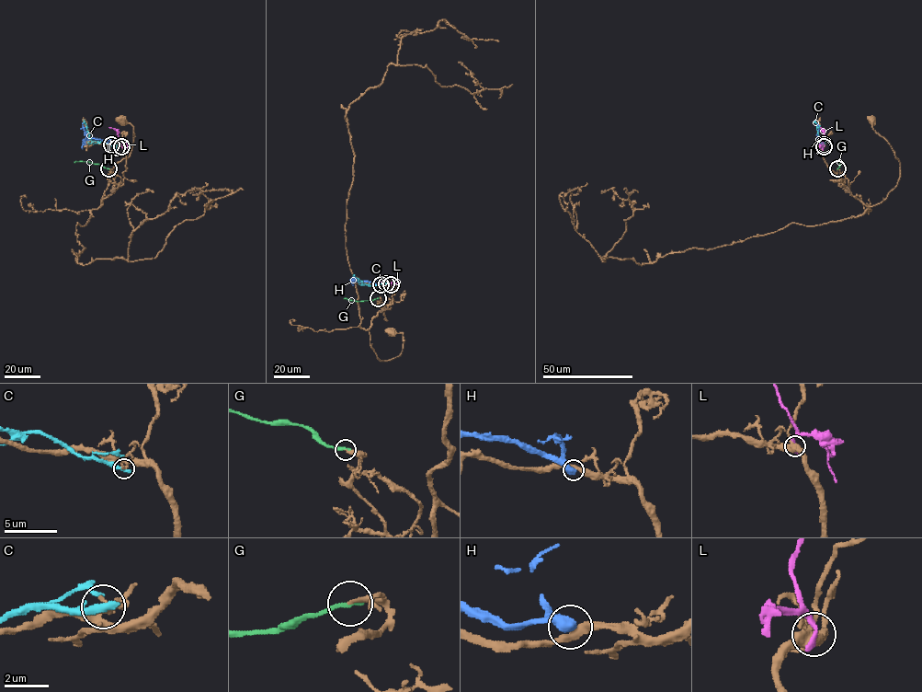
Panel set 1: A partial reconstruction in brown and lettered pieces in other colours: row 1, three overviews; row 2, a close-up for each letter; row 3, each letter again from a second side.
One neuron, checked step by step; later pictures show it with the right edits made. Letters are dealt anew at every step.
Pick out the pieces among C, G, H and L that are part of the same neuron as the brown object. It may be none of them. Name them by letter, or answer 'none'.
G

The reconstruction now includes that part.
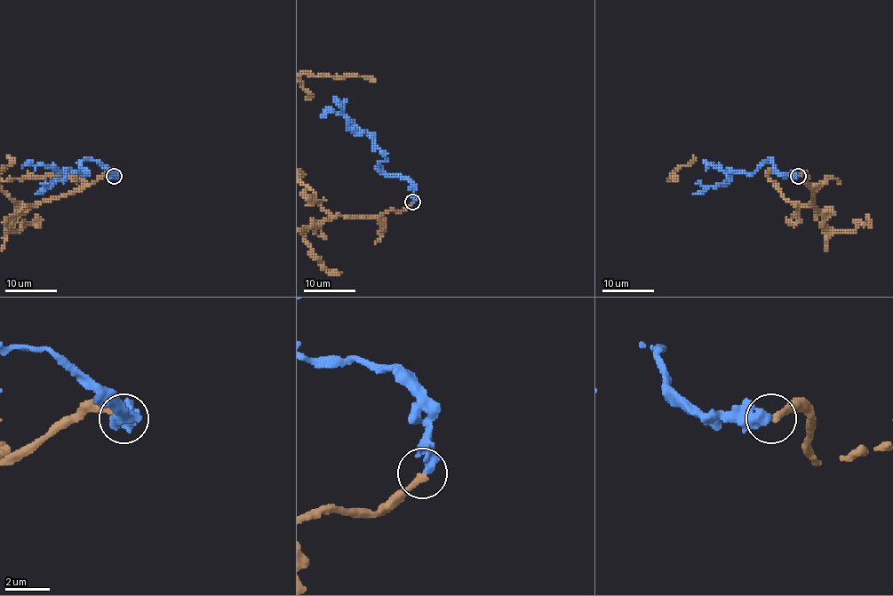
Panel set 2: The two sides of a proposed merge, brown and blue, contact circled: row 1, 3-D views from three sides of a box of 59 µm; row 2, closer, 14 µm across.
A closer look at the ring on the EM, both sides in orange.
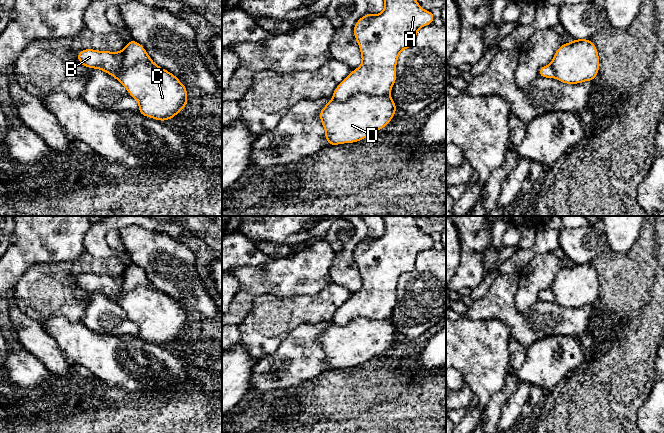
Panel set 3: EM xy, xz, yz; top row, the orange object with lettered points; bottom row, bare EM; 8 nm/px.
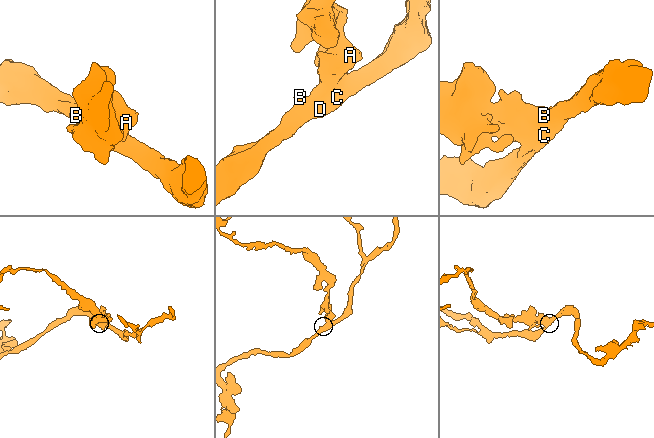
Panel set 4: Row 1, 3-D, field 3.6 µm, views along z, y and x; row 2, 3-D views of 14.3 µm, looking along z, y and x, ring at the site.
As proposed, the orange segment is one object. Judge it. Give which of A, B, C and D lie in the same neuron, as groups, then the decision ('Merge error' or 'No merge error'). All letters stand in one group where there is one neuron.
Groups: A / B C D. Merge error

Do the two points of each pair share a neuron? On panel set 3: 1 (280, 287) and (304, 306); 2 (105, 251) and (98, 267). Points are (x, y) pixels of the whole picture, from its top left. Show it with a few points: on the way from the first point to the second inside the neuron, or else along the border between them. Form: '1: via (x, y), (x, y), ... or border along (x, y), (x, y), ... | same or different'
1: border along (266, 295), (314, 295) | different
2: border along (86, 250), (97, 257), (112, 257), (122, 253) | different

